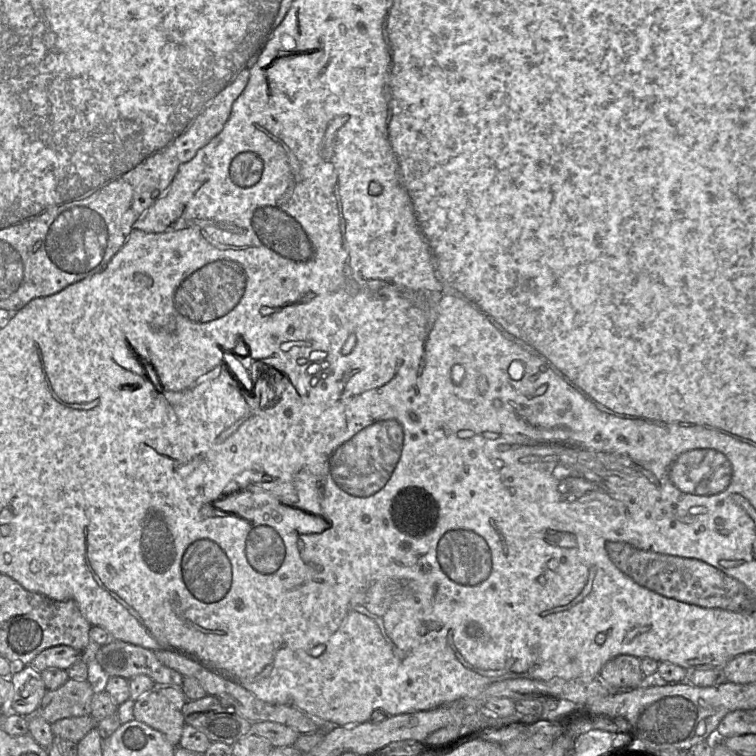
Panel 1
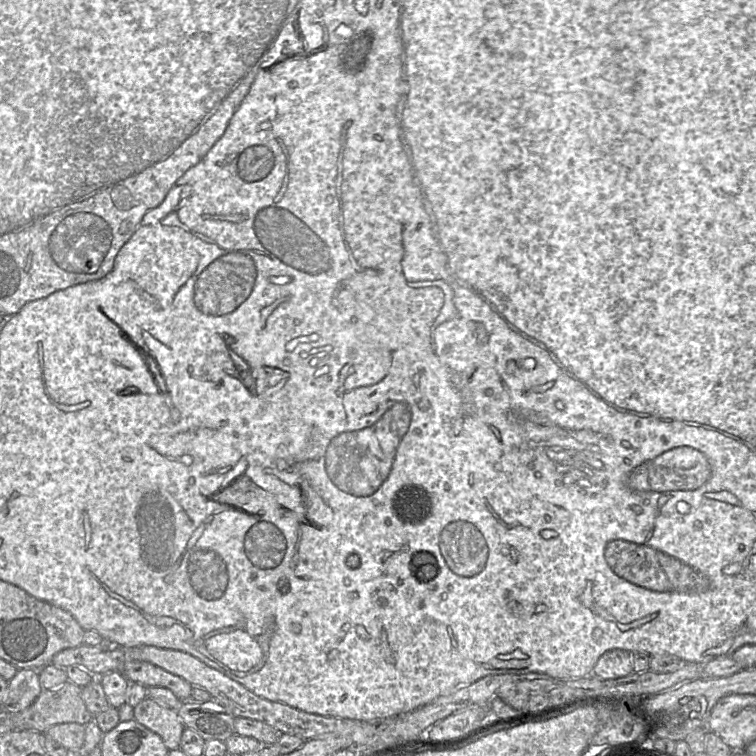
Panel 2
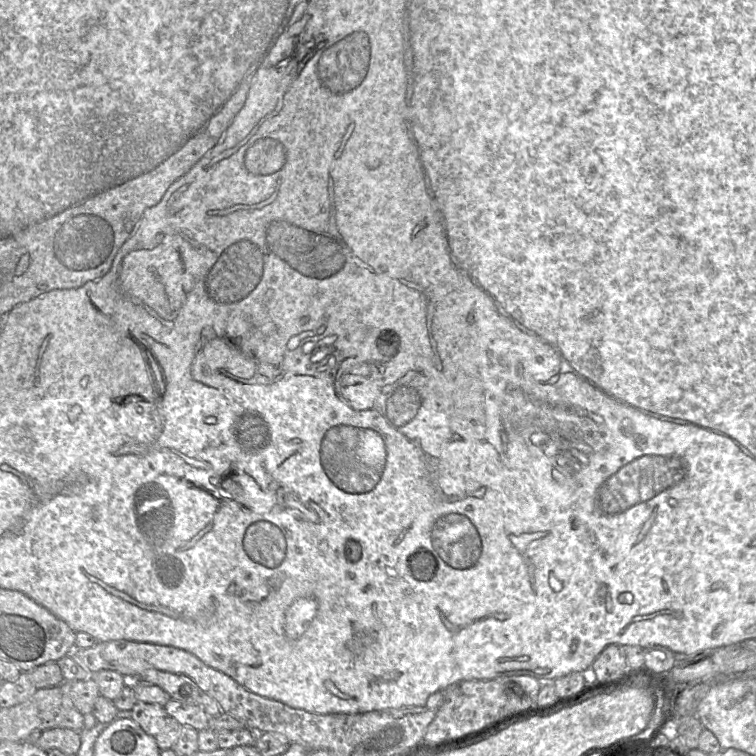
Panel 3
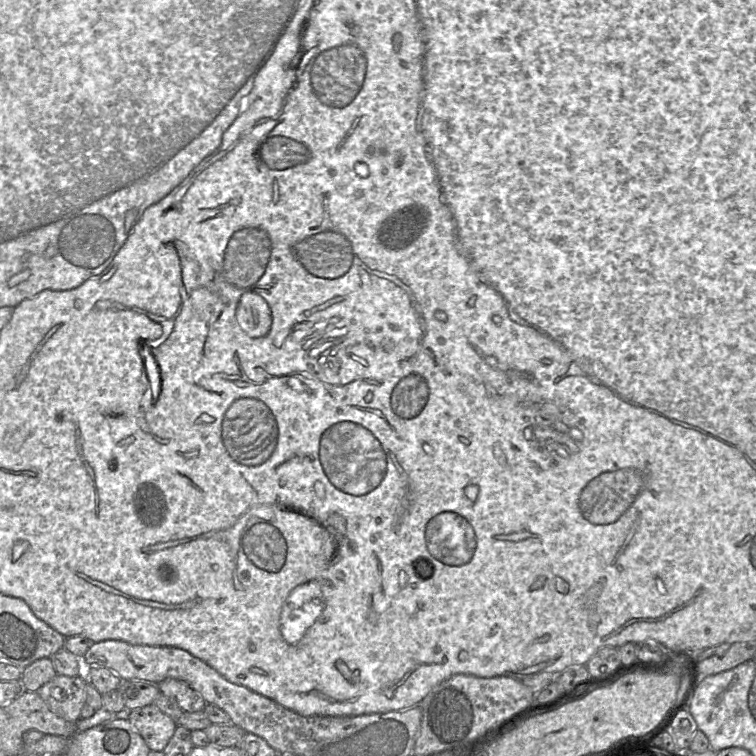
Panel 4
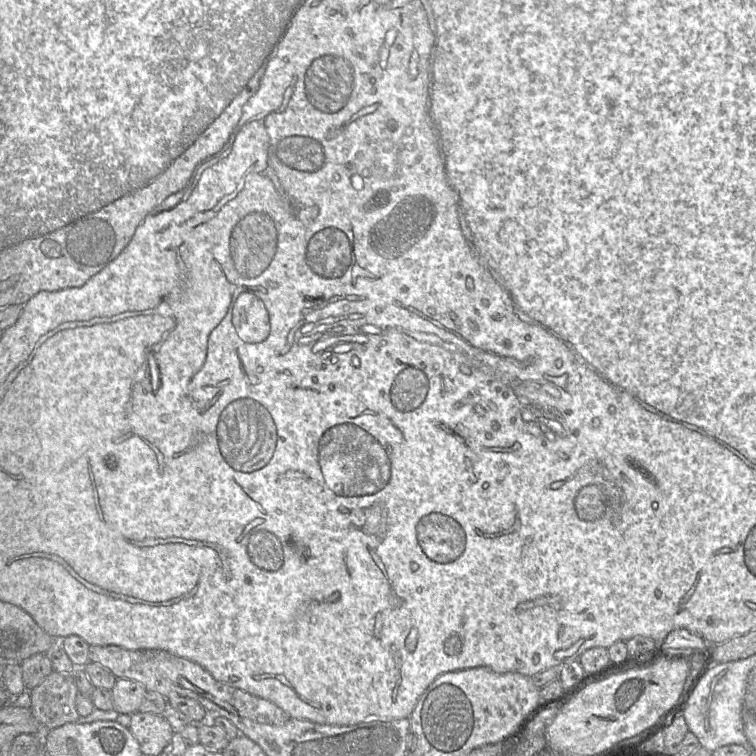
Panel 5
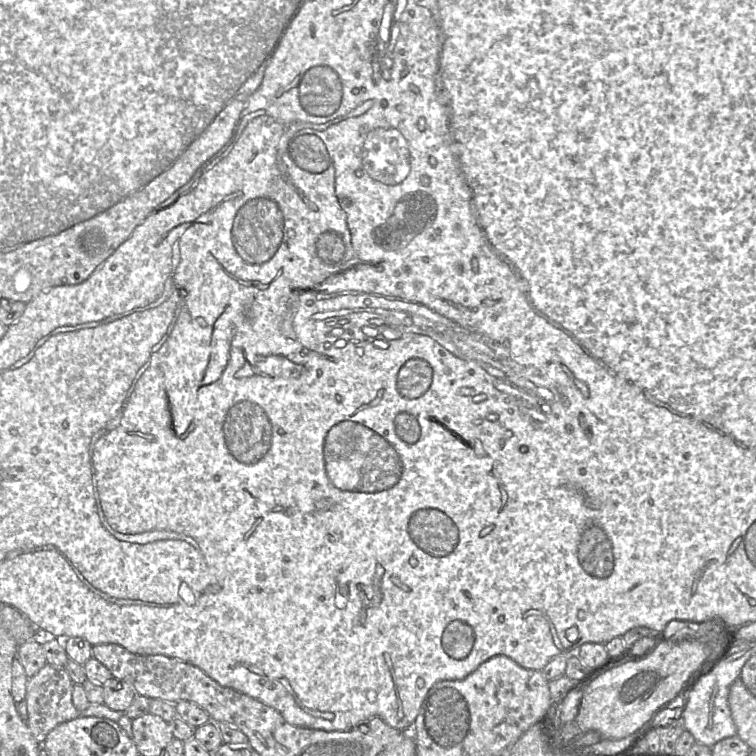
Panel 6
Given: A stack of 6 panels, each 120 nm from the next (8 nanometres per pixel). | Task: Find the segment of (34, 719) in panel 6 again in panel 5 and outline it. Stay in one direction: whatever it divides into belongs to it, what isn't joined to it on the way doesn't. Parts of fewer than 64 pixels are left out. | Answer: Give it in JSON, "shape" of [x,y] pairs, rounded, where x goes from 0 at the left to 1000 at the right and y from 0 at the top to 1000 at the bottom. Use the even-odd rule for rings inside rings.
{"shape":[[[69,888],[38,917],[41,940],[61,967],[106,948],[101,938],[103,911],[94,892]]]}

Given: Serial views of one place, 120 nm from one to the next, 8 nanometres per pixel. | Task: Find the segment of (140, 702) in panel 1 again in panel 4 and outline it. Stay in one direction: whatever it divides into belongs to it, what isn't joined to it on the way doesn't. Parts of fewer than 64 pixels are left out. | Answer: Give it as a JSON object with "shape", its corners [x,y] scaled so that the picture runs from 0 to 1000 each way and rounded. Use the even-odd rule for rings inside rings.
{"shape":[[[204,931],[175,938],[171,955],[200,993],[216,993],[235,960]]]}

